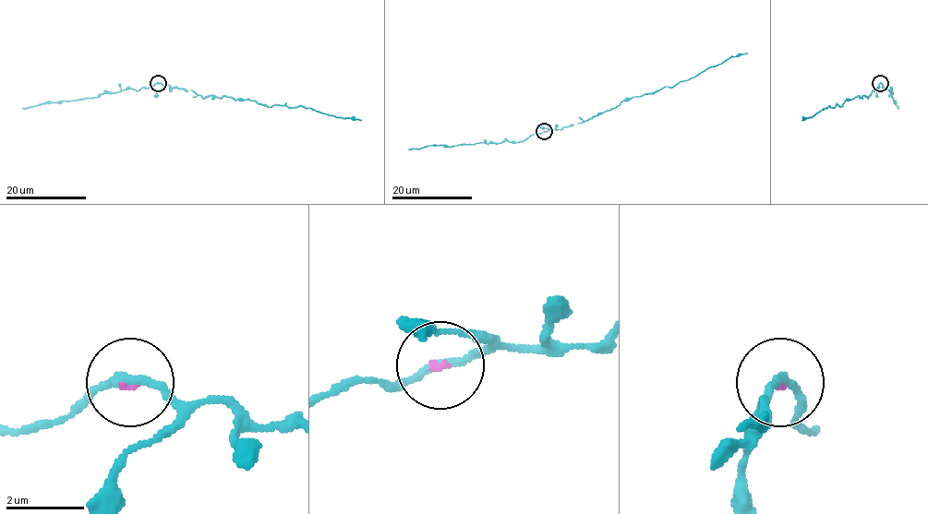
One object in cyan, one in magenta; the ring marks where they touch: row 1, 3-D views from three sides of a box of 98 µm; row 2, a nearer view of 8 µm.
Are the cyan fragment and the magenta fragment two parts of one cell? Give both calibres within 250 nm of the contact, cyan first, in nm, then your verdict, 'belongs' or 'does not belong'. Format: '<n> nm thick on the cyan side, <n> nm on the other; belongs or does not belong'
200 nm thick on the cyan side, 80 nm on the other; belongs

